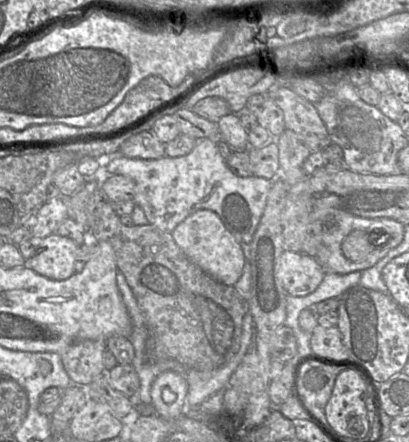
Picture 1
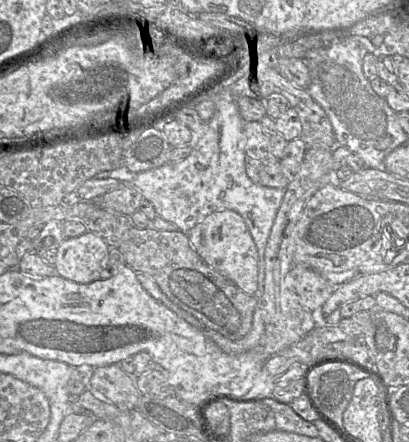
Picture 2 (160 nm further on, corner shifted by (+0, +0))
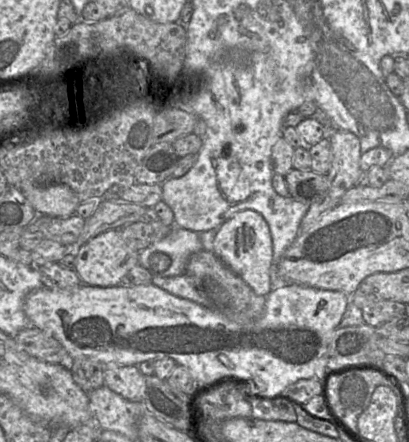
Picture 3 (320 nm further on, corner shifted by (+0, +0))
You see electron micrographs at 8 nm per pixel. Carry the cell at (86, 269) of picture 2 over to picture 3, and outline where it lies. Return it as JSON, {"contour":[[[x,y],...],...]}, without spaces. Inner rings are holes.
{"contour":[[[109,230],[74,248],[74,271],[85,285],[114,287],[123,284],[127,273],[139,264],[139,251],[131,248],[119,230]]]}

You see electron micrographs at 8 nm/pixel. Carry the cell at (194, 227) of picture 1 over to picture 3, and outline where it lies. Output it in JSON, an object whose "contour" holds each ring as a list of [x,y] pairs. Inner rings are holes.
{"contour":[[[253,210],[236,213],[216,229],[212,252],[254,292],[266,297],[273,289],[273,243],[269,226]]]}

